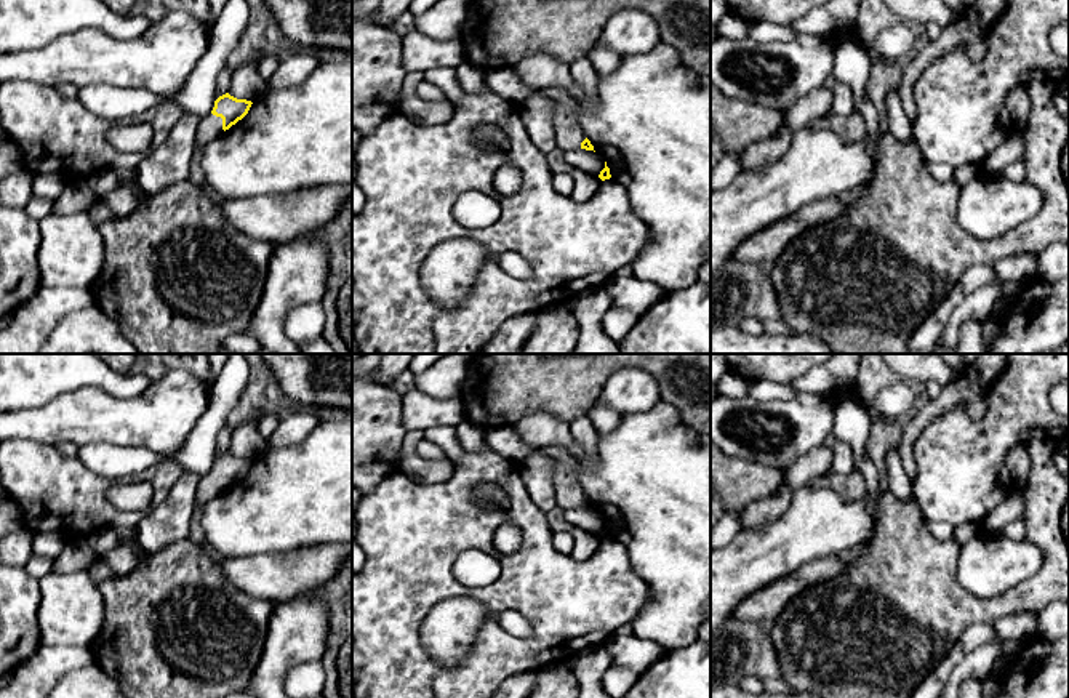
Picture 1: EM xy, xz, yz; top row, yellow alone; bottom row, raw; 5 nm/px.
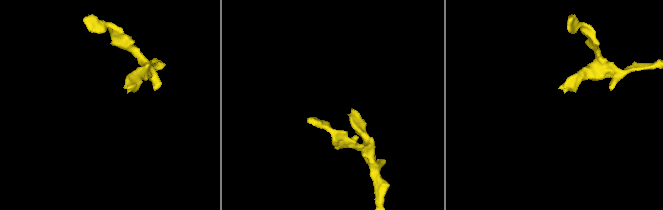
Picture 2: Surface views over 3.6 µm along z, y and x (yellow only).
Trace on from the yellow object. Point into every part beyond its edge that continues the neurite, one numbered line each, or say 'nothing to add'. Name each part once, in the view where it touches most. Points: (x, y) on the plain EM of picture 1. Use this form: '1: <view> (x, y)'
1: xy (210, 485)

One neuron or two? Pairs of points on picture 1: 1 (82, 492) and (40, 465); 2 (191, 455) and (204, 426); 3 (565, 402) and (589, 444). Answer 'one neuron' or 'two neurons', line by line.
1: one neuron
2: one neuron
3: two neurons

